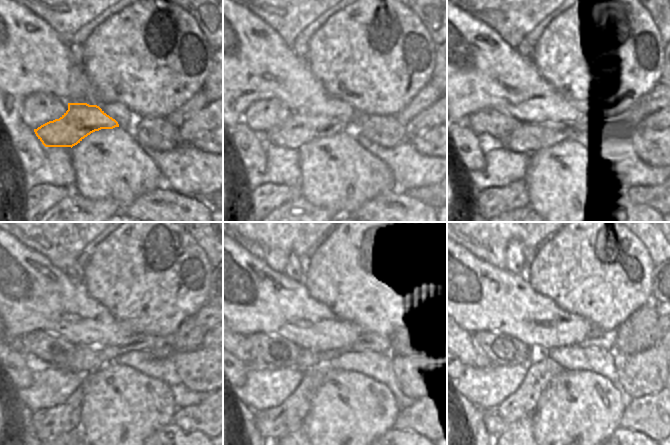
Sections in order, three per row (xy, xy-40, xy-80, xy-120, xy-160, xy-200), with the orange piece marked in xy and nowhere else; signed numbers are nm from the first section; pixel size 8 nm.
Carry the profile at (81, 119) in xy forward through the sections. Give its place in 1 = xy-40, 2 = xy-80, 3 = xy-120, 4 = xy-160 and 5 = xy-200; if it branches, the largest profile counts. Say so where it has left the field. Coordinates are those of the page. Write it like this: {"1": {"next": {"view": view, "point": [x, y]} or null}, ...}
{"1": {"next": {"view": "xy-40", "point": [298, 129]}}, "2": {"next": {"view": "xy-80", "point": [529, 137]}}, "3": {"next": {"view": "xy-120", "point": [86, 359]}}, "4": {"next": {"view": "xy-160", "point": [366, 341]}}, "5": {"next": {"view": "xy-200", "point": [606, 340]}}}

